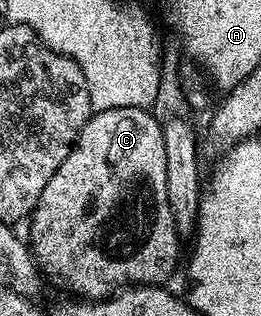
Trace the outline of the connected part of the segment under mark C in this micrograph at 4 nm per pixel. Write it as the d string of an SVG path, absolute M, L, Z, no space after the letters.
M107 108L93 112L86 120L85 127L77 135L77 144L55 168L55 176L47 180L47 188L37 201L31 217L28 219L29 234L27 242L33 251L33 257L37 259L40 269L45 270L53 278L58 278L69 290L74 290L76 297L81 300L100 300L110 297L130 286L160 286L168 283L168 278L172 276L173 269L177 266L177 240L179 233L176 222L171 212L171 204L168 203L167 196L167 159L164 151L164 132L162 123L153 119L149 115L150 111L145 108Z

